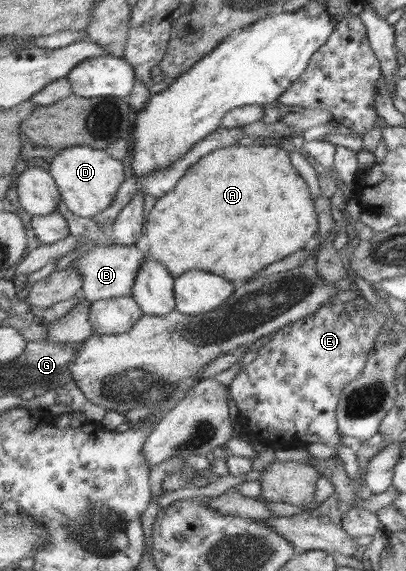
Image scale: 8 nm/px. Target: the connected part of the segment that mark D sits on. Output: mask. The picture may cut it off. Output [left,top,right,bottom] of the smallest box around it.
[49,146,126,218]

